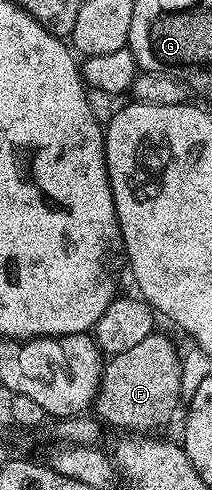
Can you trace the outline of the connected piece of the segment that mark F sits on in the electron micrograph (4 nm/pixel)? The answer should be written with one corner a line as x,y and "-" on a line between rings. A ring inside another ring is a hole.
153,332
140,340
133,348
120,354
110,355
103,367
103,375
99,381
99,390
95,394
93,403
94,413
100,423
109,422
113,426
120,426
123,432
147,432
153,426
159,426
175,409
183,398
183,383
185,381
185,362
179,359
179,350
160,332

